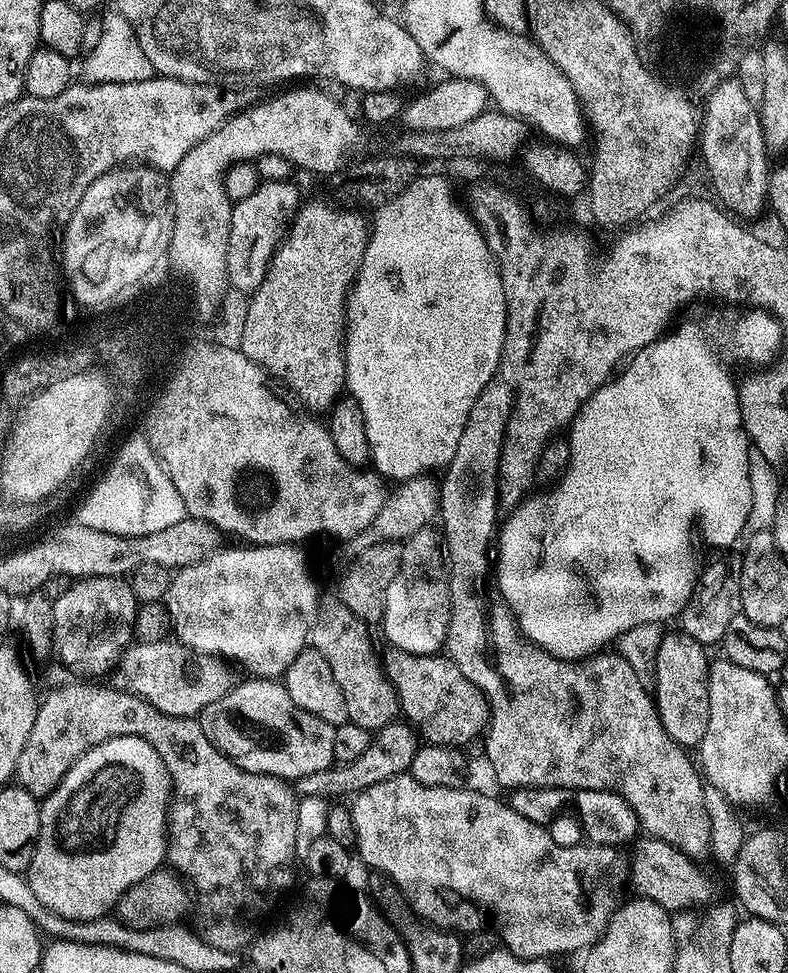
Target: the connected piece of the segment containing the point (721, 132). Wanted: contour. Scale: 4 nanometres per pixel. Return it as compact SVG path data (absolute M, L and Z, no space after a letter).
M736 78L722 82L718 85L713 92L707 93L706 102L708 105L703 105L702 108L702 131L698 137L698 152L704 155L704 164L708 167L708 176L712 179L712 188L720 195L719 203L723 205L729 213L735 214L737 217L745 218L744 216L756 216L763 208L766 208L768 204L768 177L770 175L770 163L768 164L768 152L764 149L764 136L766 137L766 128L762 123L762 117L758 111L757 105L750 102L749 98L746 98L746 92L743 90L739 81Z

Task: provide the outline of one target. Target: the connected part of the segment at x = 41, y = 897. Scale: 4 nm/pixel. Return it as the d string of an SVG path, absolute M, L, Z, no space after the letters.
M137 736L110 738L106 742L94 746L86 754L79 756L74 762L74 766L70 766L70 770L64 775L64 781L49 796L43 797L40 806L40 833L36 839L36 849L26 873L26 879L34 898L38 898L38 902L42 902L42 906L52 910L54 914L70 920L97 920L103 916L108 916L115 909L116 904L122 898L122 894L126 894L126 890L130 890L130 886L142 882L142 878L154 874L165 863L166 829L170 819L168 799L171 801L173 796L173 773L169 772L167 763L164 757L158 754L158 750L142 738Z

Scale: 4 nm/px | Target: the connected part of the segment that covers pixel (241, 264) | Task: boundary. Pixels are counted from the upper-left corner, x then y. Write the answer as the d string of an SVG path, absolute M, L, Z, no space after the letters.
M283 180L282 182L263 181L250 194L250 198L235 201L233 206L233 238L236 239L237 248L232 253L232 278L239 284L237 293L251 294L262 286L262 278L266 278L266 270L272 261L272 255L279 248L291 223L301 207L300 192L295 188L295 183Z

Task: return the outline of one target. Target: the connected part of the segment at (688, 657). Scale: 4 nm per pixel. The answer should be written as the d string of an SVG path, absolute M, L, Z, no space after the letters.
M679 630L669 631L658 650L654 685L656 709L666 734L670 734L670 738L674 738L674 742L681 744L685 750L692 750L700 745L706 734L706 722L710 722L710 656L704 652L707 652L705 645Z

